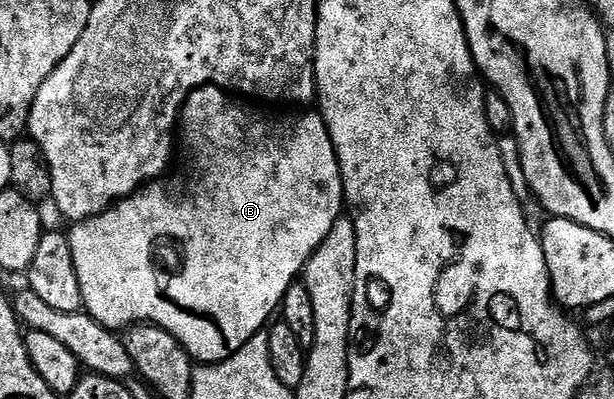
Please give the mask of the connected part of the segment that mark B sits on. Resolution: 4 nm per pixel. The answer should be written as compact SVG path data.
M202 85L201 87L194 89L191 94L187 96L187 102L183 105L183 112L179 114L177 129L177 137L181 142L181 145L183 141L183 161L187 164L187 170L185 170L180 177L168 176L166 179L148 181L147 184L144 185L143 188L137 190L136 193L130 193L127 197L118 198L111 208L104 209L103 212L96 215L96 217L87 217L83 221L74 222L74 224L70 226L69 236L71 239L71 246L73 247L73 263L77 267L77 279L81 283L83 309L91 314L94 321L99 321L103 326L112 331L123 331L128 327L134 327L140 323L160 325L165 331L172 333L178 341L187 348L187 352L191 354L196 362L210 363L229 359L231 355L239 351L241 347L244 347L245 343L249 343L255 335L263 331L268 322L276 316L277 310L282 306L283 300L285 299L285 291L289 291L289 287L300 280L303 269L307 265L307 261L317 251L317 247L321 247L321 243L325 243L325 235L329 235L329 231L333 231L333 223L337 223L337 219L344 212L343 176L339 170L337 151L333 147L333 139L329 135L329 127L327 126L322 113L318 111L312 111L312 113L303 113L307 111L291 111L295 113L262 113L257 106L250 105L250 103L255 104L250 100L244 99L242 96L236 95L234 92L224 89L221 85Z

